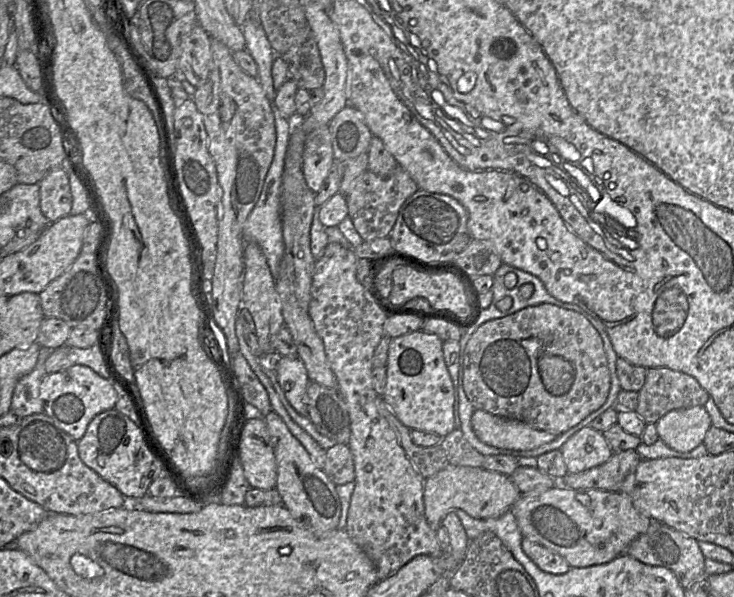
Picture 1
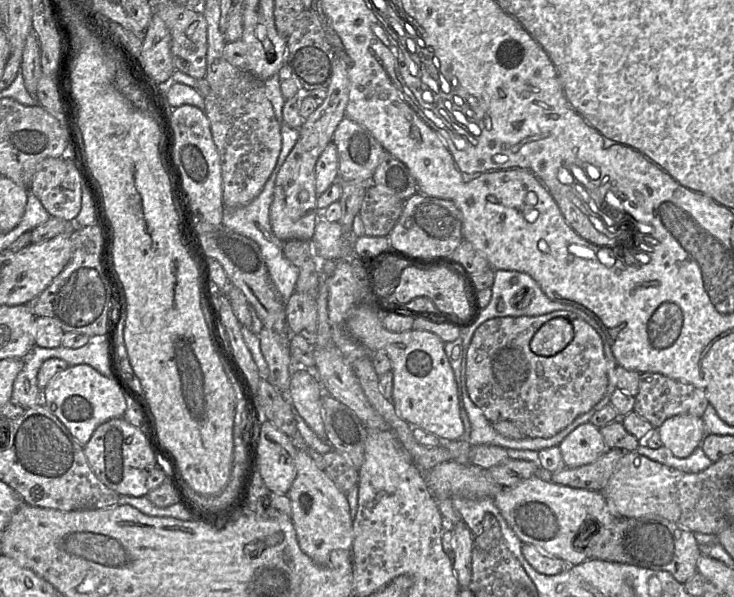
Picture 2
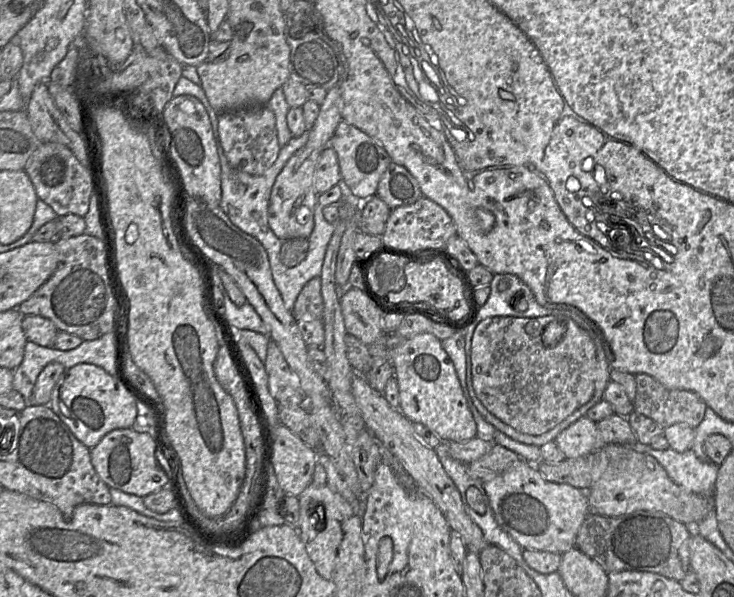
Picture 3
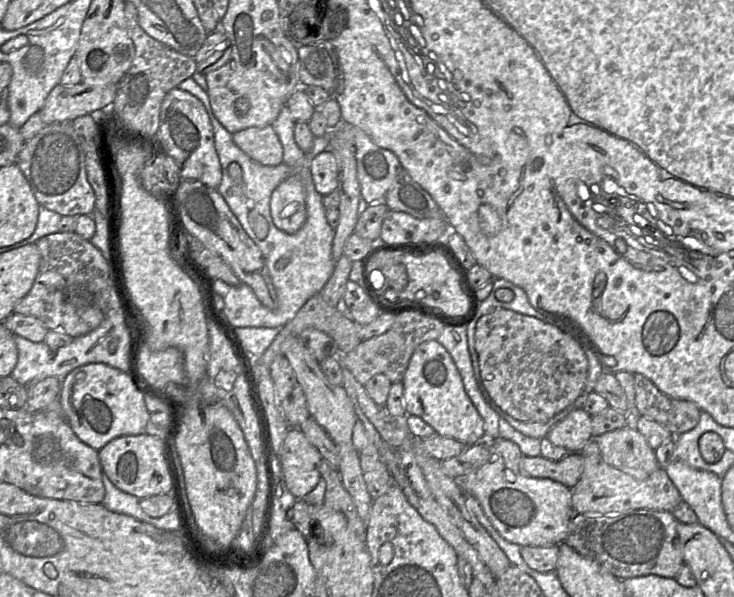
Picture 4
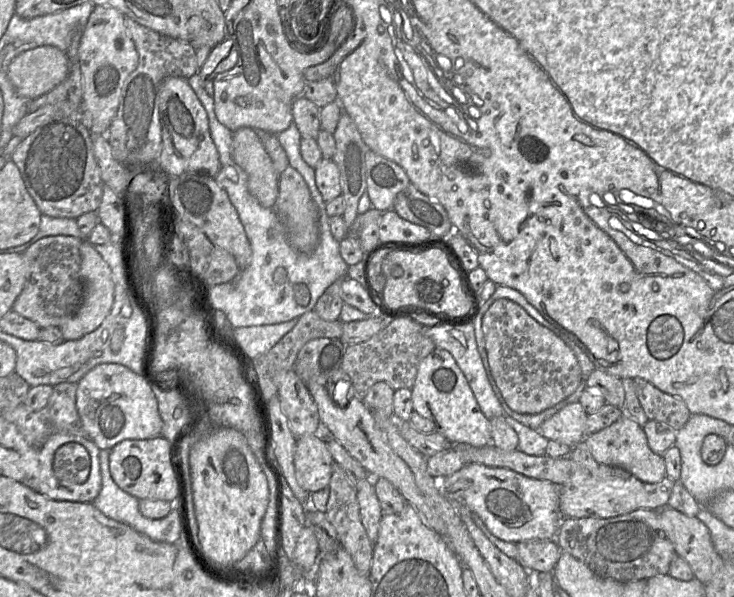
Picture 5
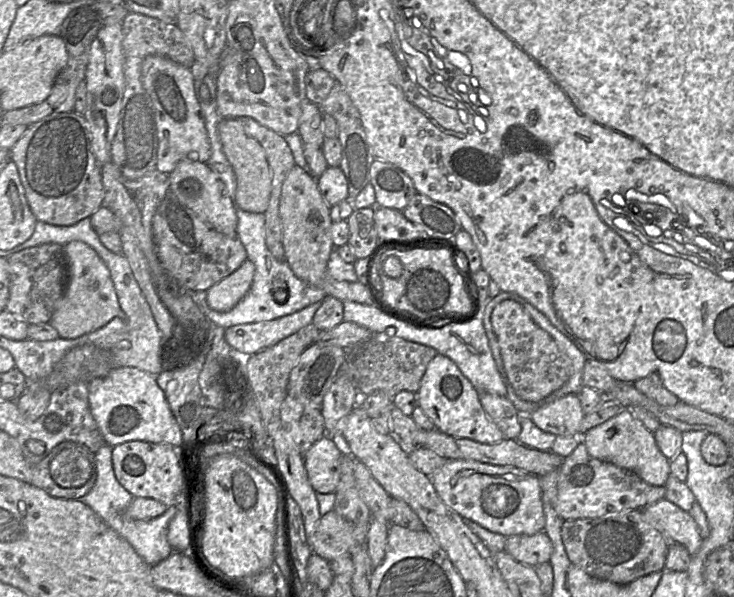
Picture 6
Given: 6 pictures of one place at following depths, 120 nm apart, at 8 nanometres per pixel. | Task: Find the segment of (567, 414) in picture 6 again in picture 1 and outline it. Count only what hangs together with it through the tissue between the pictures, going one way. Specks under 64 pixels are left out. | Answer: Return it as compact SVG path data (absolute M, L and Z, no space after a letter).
M591 426L572 435L560 450L569 473L579 473L601 465L613 454L603 433Z

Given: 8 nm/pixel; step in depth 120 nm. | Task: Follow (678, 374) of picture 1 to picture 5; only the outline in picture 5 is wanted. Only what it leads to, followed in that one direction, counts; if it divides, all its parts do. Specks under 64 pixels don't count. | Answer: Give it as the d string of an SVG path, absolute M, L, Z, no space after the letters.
M634 378L639 402L649 420L680 430L689 420L691 413L678 397L667 394L642 378Z

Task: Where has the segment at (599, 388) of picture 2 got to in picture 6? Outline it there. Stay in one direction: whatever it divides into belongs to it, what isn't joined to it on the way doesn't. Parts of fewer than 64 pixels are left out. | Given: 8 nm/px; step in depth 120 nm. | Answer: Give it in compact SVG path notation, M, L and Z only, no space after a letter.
M504 300L492 312L491 324L497 337L508 380L524 401L537 402L559 389L570 376L570 361L553 338L538 327L516 301Z

